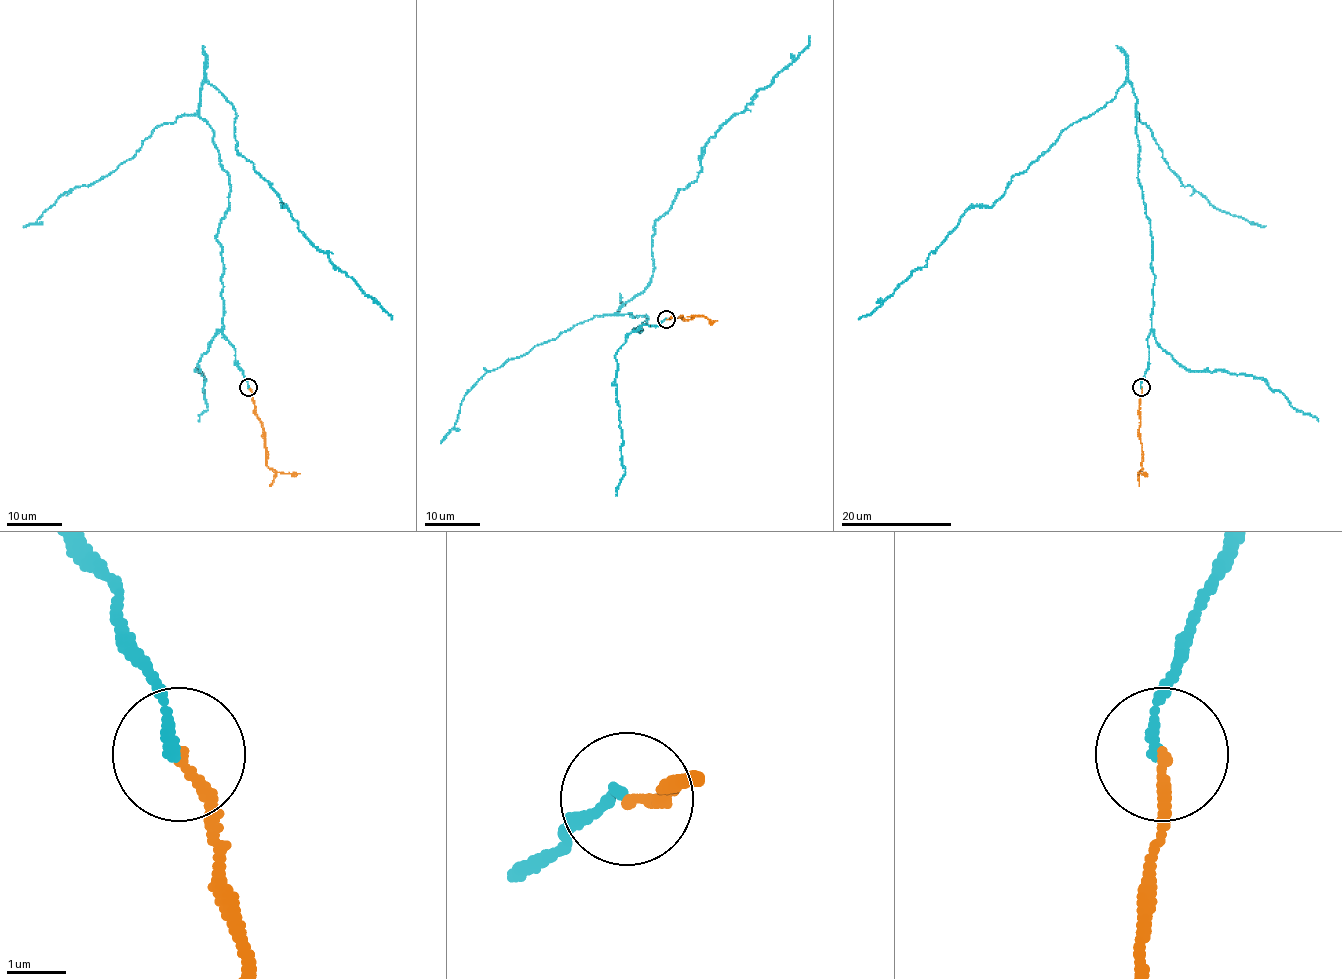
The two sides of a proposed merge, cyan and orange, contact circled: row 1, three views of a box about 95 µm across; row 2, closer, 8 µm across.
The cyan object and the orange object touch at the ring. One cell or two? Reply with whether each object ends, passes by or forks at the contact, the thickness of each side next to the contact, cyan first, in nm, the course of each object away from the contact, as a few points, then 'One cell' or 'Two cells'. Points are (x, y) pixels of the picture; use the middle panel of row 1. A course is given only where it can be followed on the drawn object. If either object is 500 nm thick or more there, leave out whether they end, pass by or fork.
At the ring cyan ends. At the ring orange ends. Thickness 160 nm (cyan) against 180 nm. Course of cyan: (666, 319), (639, 332), (646, 315), (617, 314), (650, 281), (654, 224), (697, 179), (701, 150), (810, 36). Course of orange: (666, 319), (706, 316), (717, 321). One cell

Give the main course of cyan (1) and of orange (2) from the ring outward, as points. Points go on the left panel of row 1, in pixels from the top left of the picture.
1: (249, 387), (223, 333), (216, 234), (230, 183), (199, 115), (206, 81), (236, 114), (236, 150), (392, 319)
2: (249, 387), (254, 414), (263, 428), (267, 465), (278, 472), (300, 473)

